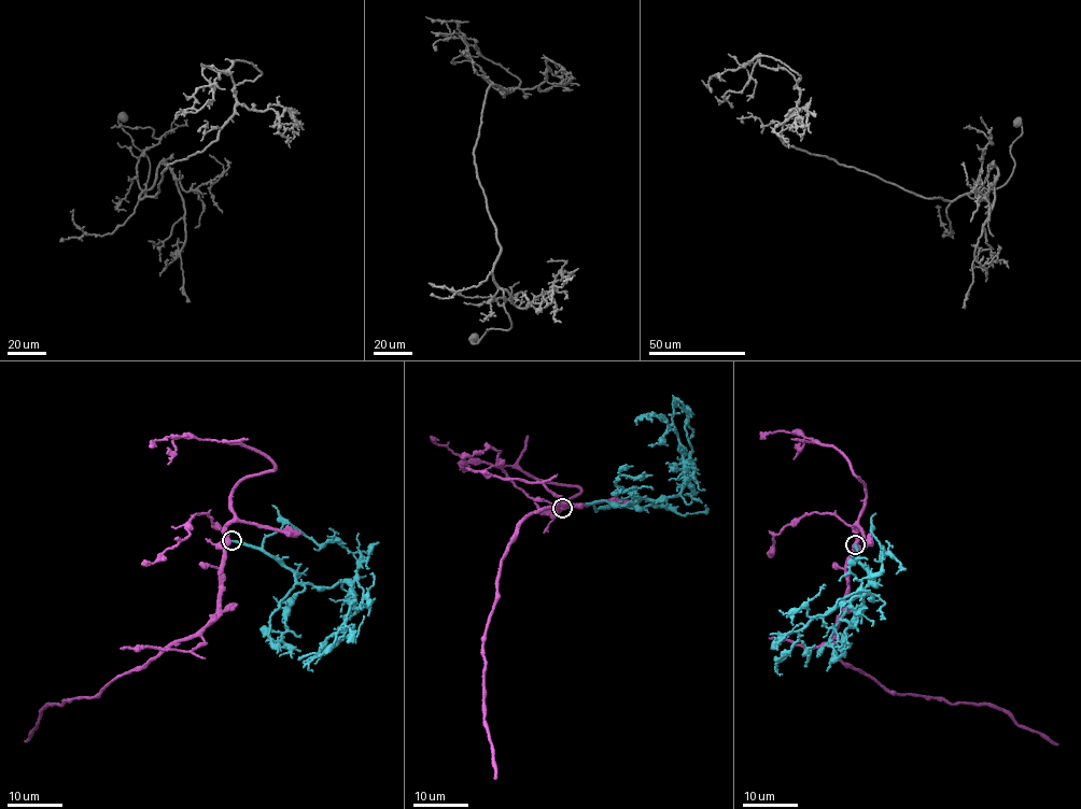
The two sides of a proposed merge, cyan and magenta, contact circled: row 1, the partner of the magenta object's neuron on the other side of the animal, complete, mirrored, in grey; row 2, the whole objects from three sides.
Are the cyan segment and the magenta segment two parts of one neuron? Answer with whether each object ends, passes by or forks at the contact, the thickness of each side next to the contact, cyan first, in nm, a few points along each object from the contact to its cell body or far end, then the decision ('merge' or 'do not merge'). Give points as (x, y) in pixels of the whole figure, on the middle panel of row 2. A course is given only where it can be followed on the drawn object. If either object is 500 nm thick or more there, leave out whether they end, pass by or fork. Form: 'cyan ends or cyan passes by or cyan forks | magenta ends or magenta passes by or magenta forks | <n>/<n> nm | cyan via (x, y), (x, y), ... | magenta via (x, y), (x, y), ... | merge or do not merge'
180/600 nm | cyan via (562, 508), (676, 496), (687, 477), (672, 424), (655, 414), (642, 414), (637, 424) | magenta via (562, 508), (557, 504), (566, 505), (550, 506), (525, 515), (502, 561), (483, 644), (483, 720), (495, 779) | do not merge

